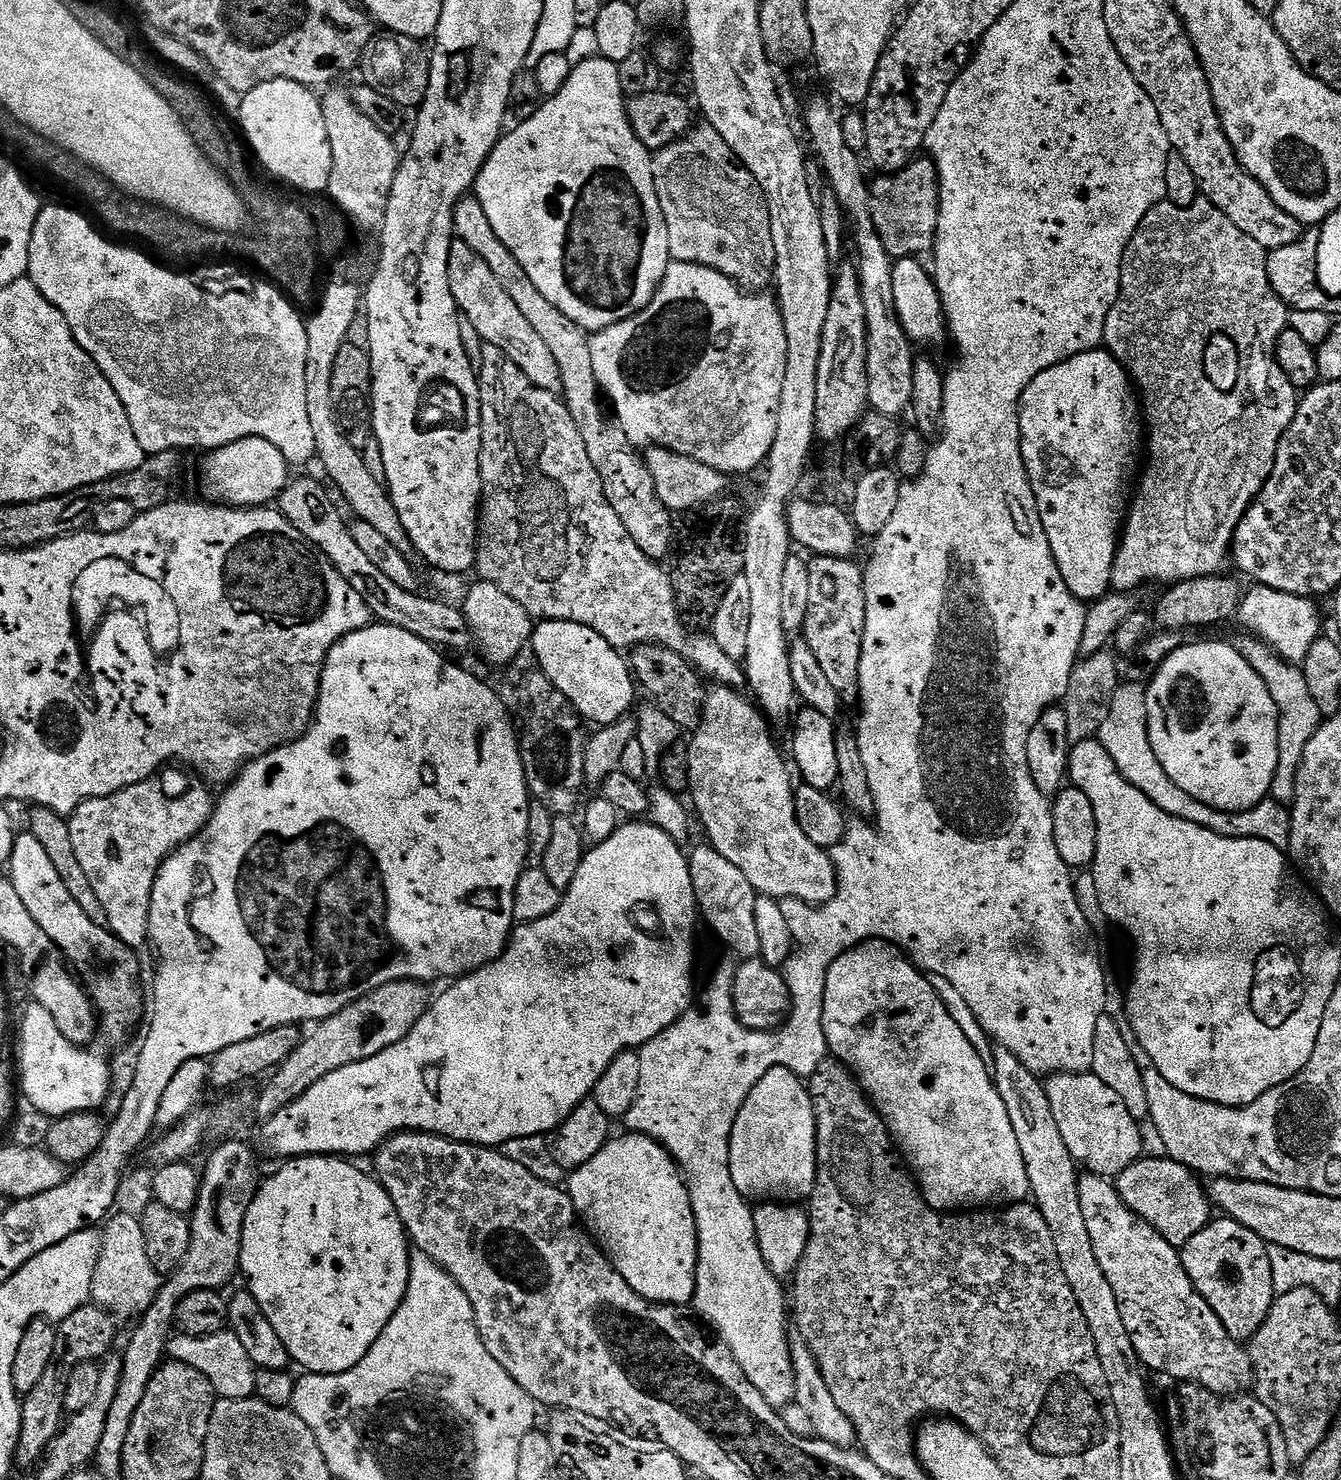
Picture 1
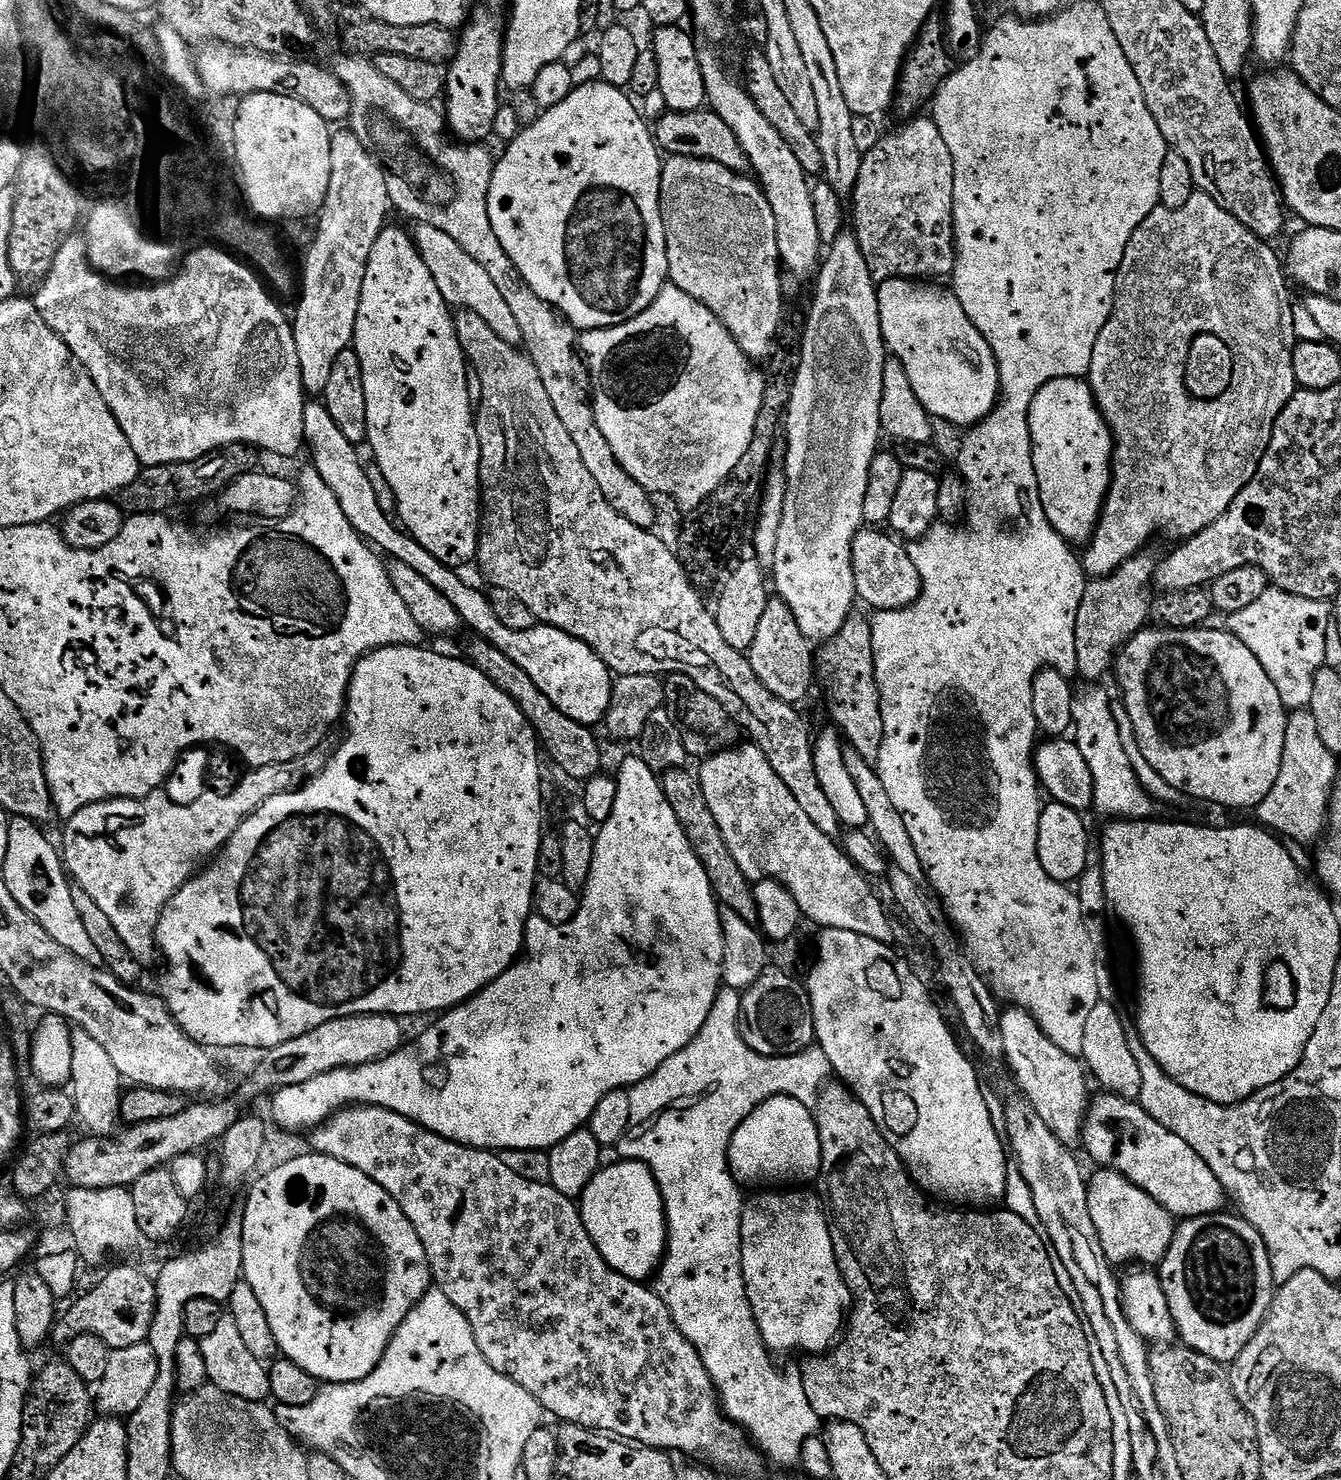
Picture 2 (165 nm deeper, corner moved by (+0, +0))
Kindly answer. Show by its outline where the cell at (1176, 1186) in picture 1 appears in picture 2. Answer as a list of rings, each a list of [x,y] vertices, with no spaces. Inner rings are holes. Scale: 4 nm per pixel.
[[[1100,1168],[1096,1173],[1087,1177],[1088,1201],[1090,1202],[1090,1218],[1094,1222],[1094,1230],[1098,1230],[1098,1242],[1102,1242],[1102,1250],[1106,1254],[1108,1263],[1113,1266],[1124,1264],[1127,1260],[1137,1260],[1140,1266],[1156,1266],[1163,1260],[1172,1239],[1176,1237],[1177,1221],[1167,1210],[1146,1190],[1138,1190],[1134,1182],[1130,1182],[1122,1174],[1111,1168]]]

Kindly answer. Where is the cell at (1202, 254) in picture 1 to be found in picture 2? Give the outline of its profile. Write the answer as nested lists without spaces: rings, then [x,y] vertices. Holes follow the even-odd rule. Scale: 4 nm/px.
[[[1196,190],[1189,202],[1180,210],[1168,210],[1161,206],[1154,209],[1144,219],[1142,226],[1134,230],[1128,245],[1124,247],[1120,268],[1116,271],[1116,293],[1110,310],[1110,318],[1106,326],[1102,326],[1102,334],[1098,334],[1098,342],[1094,342],[1094,358],[1090,358],[1090,370],[1086,377],[1092,387],[1092,397],[1095,398],[1108,429],[1112,431],[1112,484],[1108,487],[1108,497],[1104,500],[1104,510],[1100,513],[1100,521],[1091,540],[1082,552],[1084,575],[1088,578],[1109,576],[1114,574],[1132,556],[1141,555],[1142,550],[1156,535],[1161,532],[1169,536],[1172,542],[1183,542],[1189,536],[1198,534],[1210,526],[1210,522],[1218,522],[1226,510],[1230,510],[1230,502],[1246,490],[1250,478],[1258,474],[1258,466],[1266,454],[1266,446],[1270,446],[1270,438],[1274,430],[1274,422],[1278,414],[1290,402],[1290,398],[1298,391],[1294,378],[1294,362],[1292,350],[1298,343],[1296,336],[1296,320],[1292,317],[1292,304],[1288,301],[1288,284],[1282,260],[1276,257],[1273,245],[1267,240],[1261,240],[1238,218],[1234,218],[1210,194]],[[1200,336],[1216,336],[1226,346],[1230,346],[1230,354],[1234,358],[1234,370],[1230,378],[1230,386],[1218,398],[1213,400],[1196,400],[1188,393],[1186,386],[1186,358],[1190,346]]]

